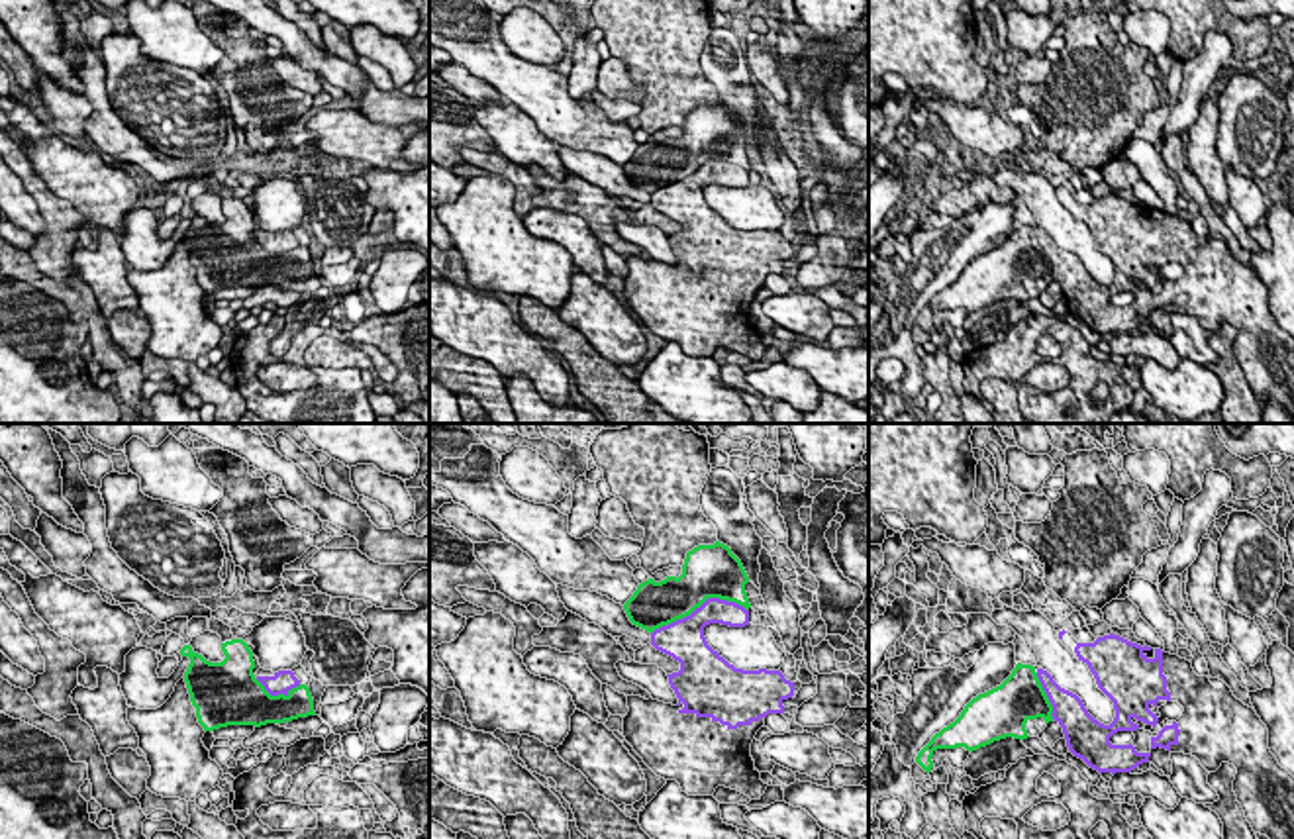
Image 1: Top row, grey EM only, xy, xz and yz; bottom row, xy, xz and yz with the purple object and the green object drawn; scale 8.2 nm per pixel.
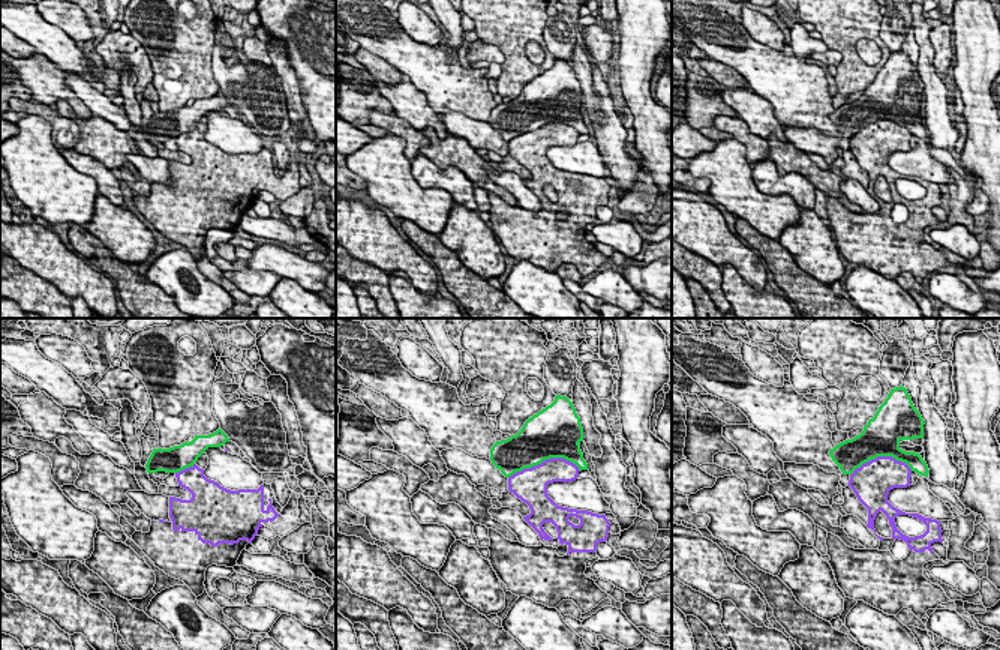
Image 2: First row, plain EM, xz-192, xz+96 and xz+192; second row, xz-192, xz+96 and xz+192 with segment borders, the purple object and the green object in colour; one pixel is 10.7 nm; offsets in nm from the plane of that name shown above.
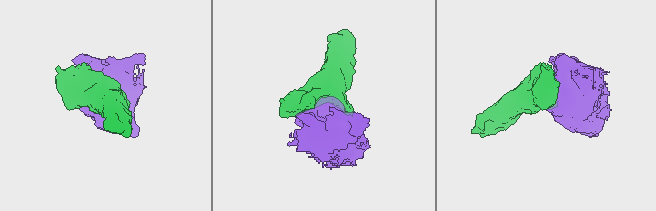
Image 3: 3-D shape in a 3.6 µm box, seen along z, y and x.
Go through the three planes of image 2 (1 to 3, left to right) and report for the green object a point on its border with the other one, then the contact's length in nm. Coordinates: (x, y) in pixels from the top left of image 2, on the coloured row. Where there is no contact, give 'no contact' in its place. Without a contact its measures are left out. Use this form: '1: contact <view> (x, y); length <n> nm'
1: contact xz-192 (185, 469); length 240 nm
2: contact xz+96 (546, 460); length 800 nm
3: contact xz+192 (880, 457); length 650 nm

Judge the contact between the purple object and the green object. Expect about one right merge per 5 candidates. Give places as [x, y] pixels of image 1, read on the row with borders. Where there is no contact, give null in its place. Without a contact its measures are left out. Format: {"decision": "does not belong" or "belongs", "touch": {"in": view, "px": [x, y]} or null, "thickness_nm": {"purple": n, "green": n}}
{"decision": "does not belong", "touch": {"in": "xz", "px": [700, 606]}, "thickness_nm": {"purple": 260, "green": 360}}

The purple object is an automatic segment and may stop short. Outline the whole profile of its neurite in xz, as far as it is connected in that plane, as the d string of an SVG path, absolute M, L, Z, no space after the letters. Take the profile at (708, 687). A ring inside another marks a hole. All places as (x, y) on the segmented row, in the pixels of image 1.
M708 598L690 616L651 633L651 645L680 663L678 672L667 674L678 704L627 696L623 737L657 776L676 780L688 796L714 796L718 786L725 786L761 800L769 784L755 768L751 743L769 714L784 714L782 702L794 696L794 682L780 670L743 670L729 665L704 637L704 627L710 623L745 627L749 610Z

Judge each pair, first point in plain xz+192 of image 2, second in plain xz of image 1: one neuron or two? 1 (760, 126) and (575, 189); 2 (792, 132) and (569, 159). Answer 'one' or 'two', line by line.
1: two
2: one

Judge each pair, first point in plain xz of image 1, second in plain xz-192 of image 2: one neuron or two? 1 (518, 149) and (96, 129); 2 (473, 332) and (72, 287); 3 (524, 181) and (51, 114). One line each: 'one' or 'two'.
1: two
2: one
3: one

